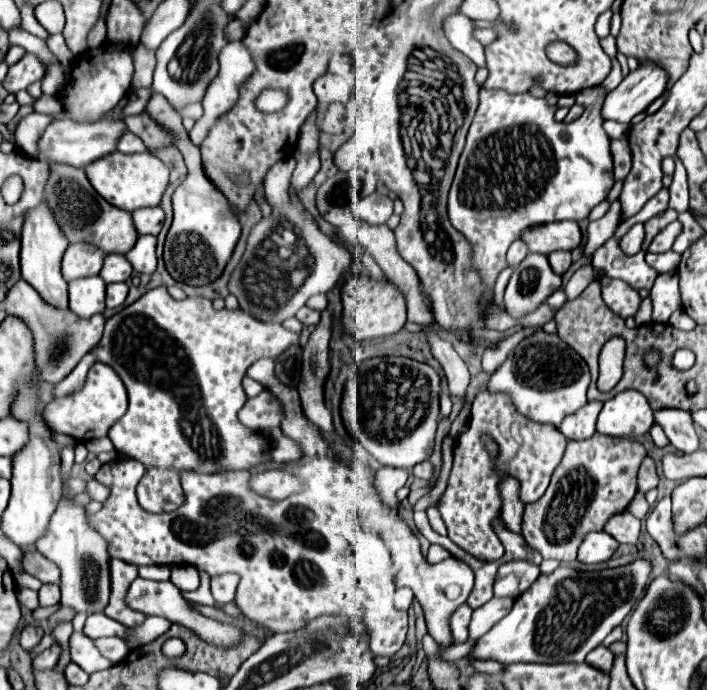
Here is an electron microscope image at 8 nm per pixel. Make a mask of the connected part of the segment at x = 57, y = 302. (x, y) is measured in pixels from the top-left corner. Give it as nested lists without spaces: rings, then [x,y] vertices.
[[[42,200],[36,208],[30,208],[24,216],[22,226],[22,250],[20,250],[20,264],[22,264],[22,278],[34,286],[34,290],[58,308],[68,308],[68,292],[66,280],[62,276],[62,256],[70,246],[66,234],[62,232],[60,224],[54,218],[52,208],[46,200]]]

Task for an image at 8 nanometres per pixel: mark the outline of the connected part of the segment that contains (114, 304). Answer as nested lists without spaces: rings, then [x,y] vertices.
[[[108,284],[106,288],[106,308],[118,308],[128,296],[128,284]]]

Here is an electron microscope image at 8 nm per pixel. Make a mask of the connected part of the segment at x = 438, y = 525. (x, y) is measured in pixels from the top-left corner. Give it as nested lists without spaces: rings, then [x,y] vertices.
[[[430,506],[427,509],[426,513],[432,528],[434,528],[434,530],[436,530],[436,532],[438,532],[440,535],[447,534],[446,526],[441,518],[438,509],[436,507]]]

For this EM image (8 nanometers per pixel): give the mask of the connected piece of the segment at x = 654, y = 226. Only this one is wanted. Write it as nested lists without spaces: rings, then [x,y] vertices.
[[[668,208],[664,214],[660,214],[660,216],[656,216],[656,218],[650,218],[650,220],[644,224],[645,238],[641,247],[644,252],[647,252],[652,238],[654,238],[666,224],[670,224],[672,220],[676,220],[676,212],[674,212],[672,208]]]

